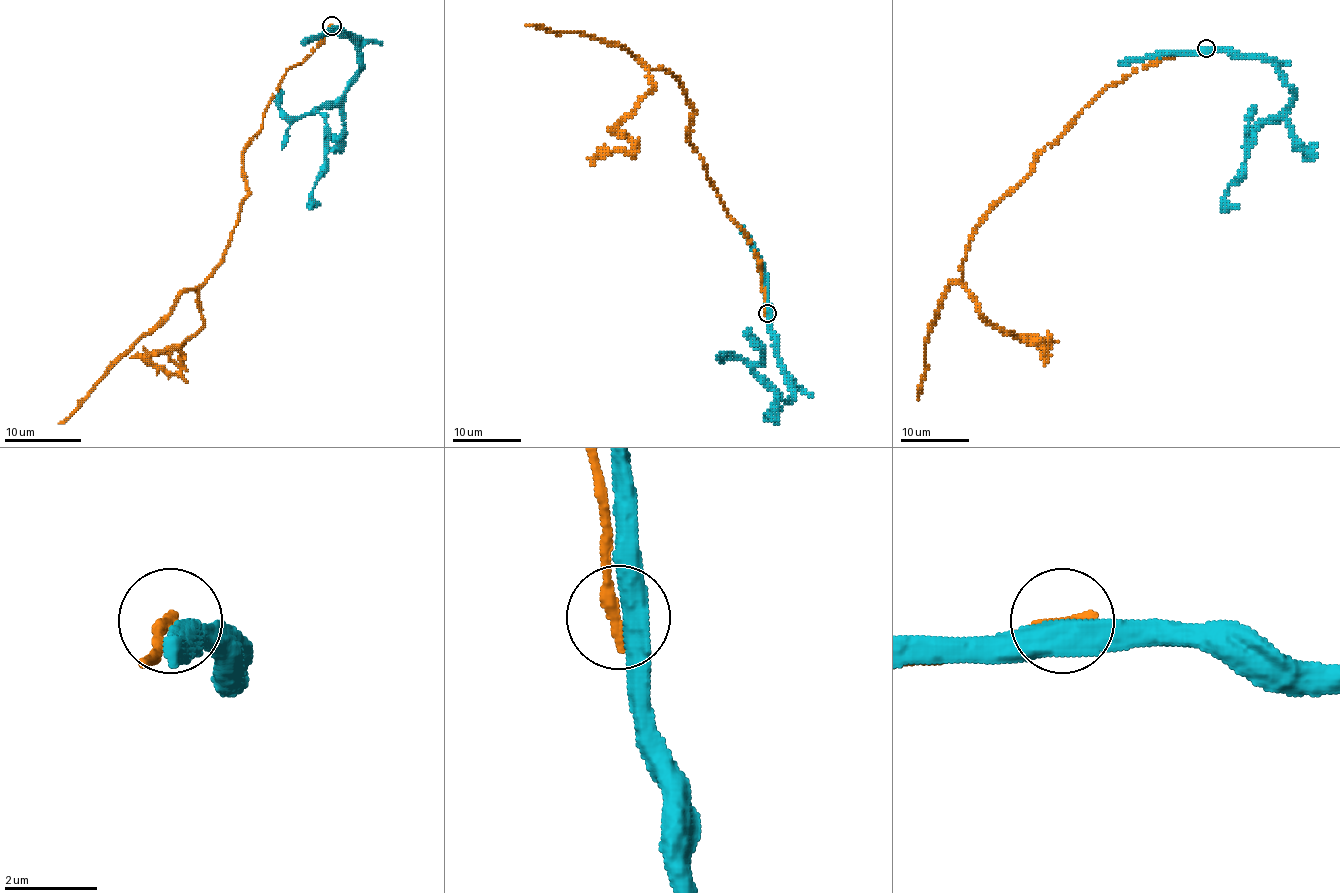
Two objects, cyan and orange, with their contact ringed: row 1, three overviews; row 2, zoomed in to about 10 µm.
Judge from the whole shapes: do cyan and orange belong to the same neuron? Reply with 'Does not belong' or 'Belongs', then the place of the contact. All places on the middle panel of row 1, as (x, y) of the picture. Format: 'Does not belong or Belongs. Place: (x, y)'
Does not belong. Place: (767, 313)

